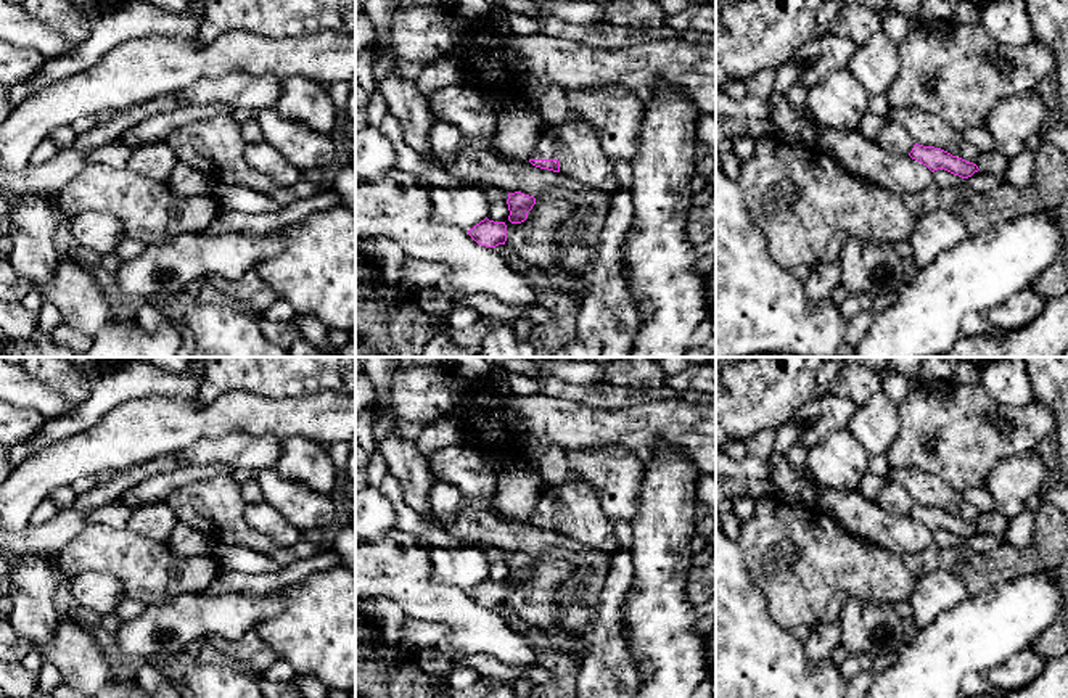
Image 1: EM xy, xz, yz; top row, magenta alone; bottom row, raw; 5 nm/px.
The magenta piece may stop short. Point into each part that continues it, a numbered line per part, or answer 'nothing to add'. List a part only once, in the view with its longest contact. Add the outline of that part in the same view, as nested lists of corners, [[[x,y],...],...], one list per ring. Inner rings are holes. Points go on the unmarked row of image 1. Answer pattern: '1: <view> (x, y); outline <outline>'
1: xz (576, 505); outline [[[585,481],[545,484],[531,519],[558,519],[560,534],[597,552],[616,552],[619,544],[605,518],[597,489]]]

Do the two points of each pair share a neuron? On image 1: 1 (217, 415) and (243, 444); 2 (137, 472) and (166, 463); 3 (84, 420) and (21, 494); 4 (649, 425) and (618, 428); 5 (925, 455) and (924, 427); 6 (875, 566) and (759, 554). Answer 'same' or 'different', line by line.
1: different
2: same
3: different
4: same
5: same
6: same

